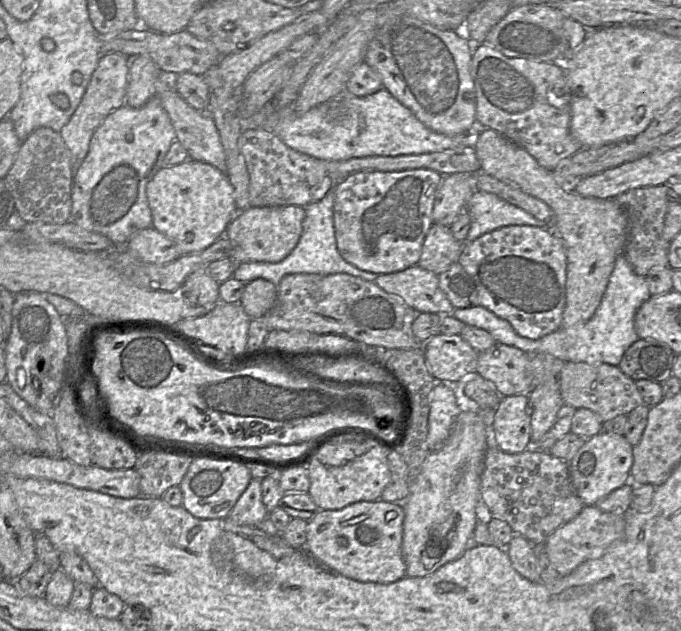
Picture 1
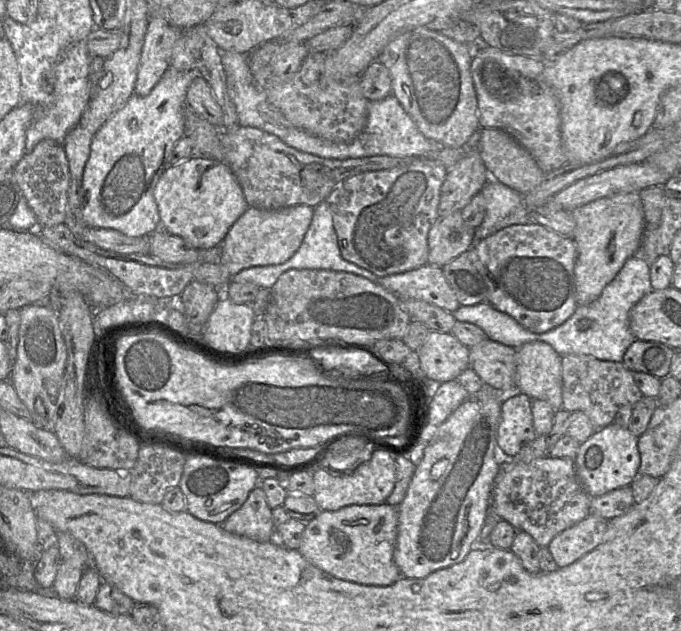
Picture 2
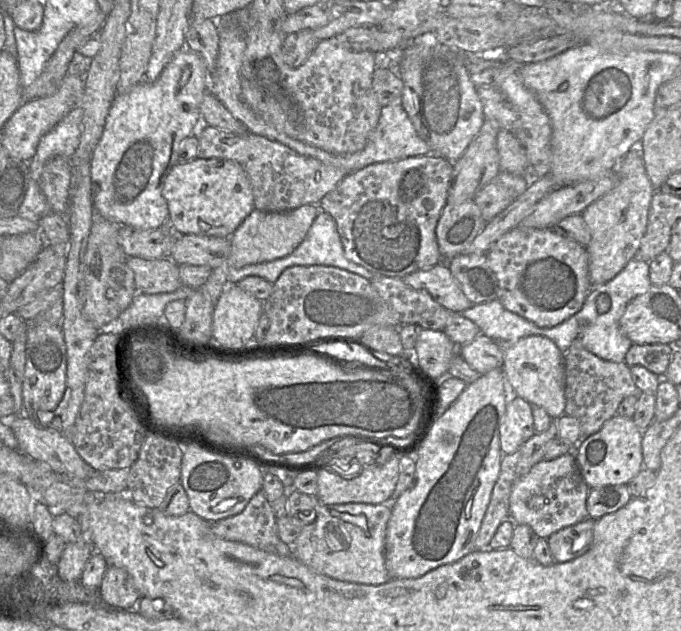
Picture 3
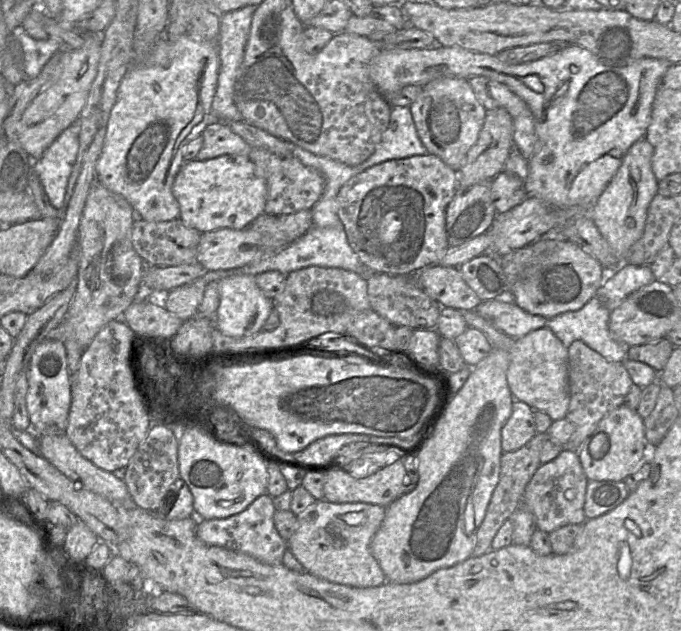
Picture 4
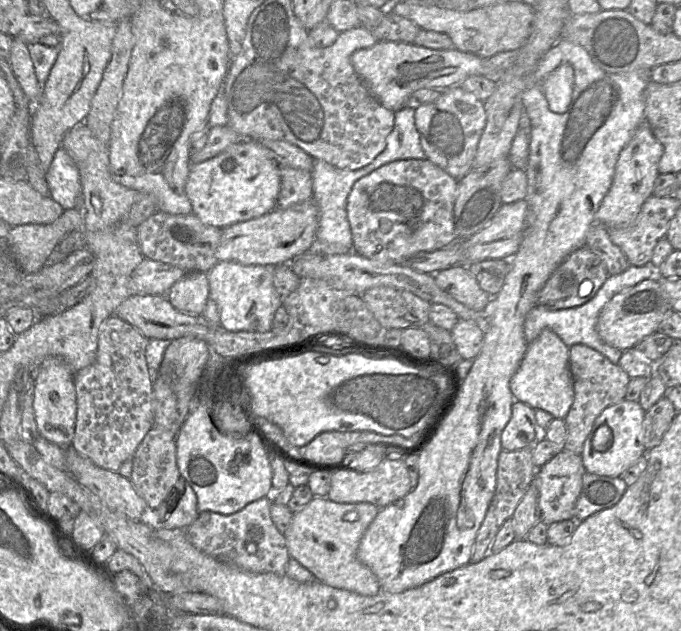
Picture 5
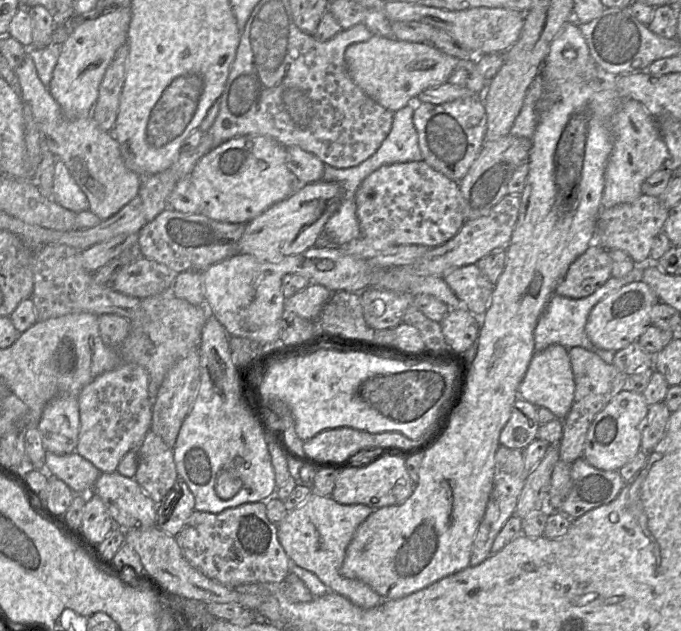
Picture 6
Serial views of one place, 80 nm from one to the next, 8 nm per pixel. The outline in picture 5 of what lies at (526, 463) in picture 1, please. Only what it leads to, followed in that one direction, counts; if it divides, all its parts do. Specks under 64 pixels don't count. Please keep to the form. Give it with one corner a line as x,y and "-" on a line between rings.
560,447
560,451
541,468
537,468
535,484
538,489
538,504
541,521
547,525
574,519
574,508
581,493
583,475
586,469
579,454

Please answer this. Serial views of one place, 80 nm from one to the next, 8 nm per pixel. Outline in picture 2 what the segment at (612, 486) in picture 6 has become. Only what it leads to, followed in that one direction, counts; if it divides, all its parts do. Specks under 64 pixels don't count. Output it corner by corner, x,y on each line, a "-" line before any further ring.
623,486
601,496
591,497
590,510
609,520
625,514
634,504
631,487

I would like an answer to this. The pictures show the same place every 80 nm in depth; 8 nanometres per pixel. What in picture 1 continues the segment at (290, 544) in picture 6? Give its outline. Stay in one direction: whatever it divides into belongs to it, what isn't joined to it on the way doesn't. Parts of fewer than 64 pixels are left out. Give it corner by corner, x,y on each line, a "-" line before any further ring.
359,501
339,510
319,510
307,523
305,550
332,571
360,582
392,583
406,576
402,556
402,503

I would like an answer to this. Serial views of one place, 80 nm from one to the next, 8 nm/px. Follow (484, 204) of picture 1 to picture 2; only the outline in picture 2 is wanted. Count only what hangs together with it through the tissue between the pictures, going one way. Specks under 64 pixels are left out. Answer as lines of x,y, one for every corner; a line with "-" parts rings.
490,179
481,189
486,212
482,223
476,228
474,243
497,231
516,224
532,221
530,212
523,203
523,195
518,191

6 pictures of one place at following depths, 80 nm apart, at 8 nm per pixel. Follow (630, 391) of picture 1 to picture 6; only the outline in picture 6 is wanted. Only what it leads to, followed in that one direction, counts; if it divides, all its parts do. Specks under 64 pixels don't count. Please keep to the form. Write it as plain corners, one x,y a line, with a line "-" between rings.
582,347
568,349
575,382
575,395
571,409
563,419
563,435
559,441
559,460
572,464
583,457
588,429
597,413
626,387
628,375
614,364
607,364
599,355

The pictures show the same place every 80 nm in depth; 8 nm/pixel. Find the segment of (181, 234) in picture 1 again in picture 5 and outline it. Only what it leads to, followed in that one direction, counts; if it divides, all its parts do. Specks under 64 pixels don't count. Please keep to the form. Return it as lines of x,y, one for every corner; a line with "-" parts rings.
244,139
211,159
192,164
185,192
194,215
205,224
225,228
276,208
280,185
279,163
273,152
256,140

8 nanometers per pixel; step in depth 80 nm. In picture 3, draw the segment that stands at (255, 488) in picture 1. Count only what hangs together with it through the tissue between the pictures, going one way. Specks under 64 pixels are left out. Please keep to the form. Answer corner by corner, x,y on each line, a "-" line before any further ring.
261,489
239,514
211,523
211,531
221,539
276,553
280,540
276,520
272,506

